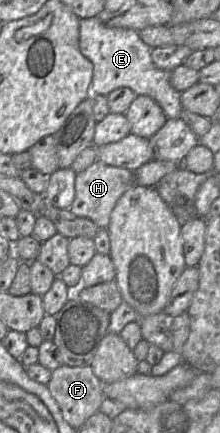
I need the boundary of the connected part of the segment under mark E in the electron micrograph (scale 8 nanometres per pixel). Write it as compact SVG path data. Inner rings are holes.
M98 17L79 20L79 49L93 64L91 95L107 96L121 87L130 88L136 95L153 98L163 109L167 118L178 119L182 111L181 93L170 83L171 71L155 66L150 48L138 31L129 28L109 27Z

